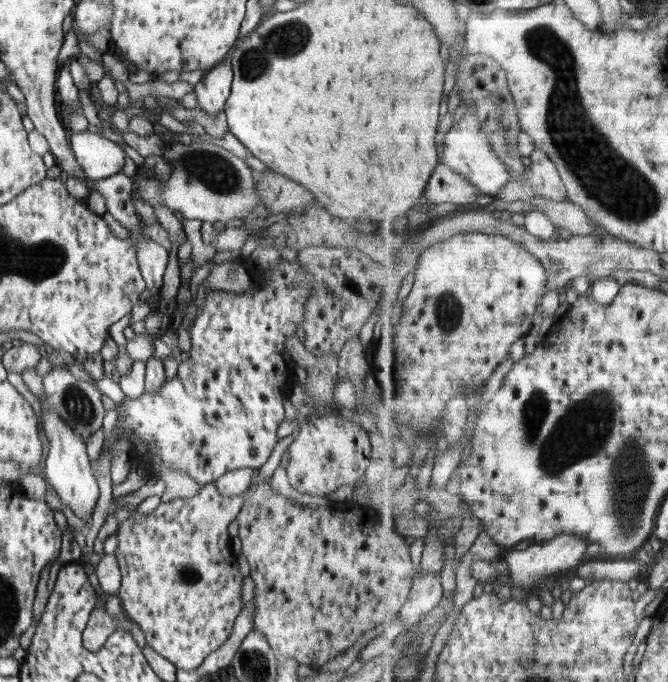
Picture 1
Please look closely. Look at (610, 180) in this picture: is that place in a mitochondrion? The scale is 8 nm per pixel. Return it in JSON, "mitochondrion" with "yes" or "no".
{"mitochondrion":"yes"}

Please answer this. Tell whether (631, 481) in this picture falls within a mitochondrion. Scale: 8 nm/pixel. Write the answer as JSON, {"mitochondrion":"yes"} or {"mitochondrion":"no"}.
{"mitochondrion":"yes"}

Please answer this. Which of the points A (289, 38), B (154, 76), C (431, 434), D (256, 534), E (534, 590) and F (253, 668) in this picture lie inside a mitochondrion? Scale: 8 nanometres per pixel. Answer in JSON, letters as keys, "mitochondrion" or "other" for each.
{"A":"mitochondrion","B":"other","C":"other","D":"other","E":"other","F":"mitochondrion"}

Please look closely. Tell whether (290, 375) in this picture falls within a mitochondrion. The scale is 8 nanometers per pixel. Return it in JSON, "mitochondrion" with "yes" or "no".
{"mitochondrion":"no"}

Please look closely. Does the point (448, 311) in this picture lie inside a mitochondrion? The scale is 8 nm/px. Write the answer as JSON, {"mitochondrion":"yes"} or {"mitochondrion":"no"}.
{"mitochondrion":"yes"}

